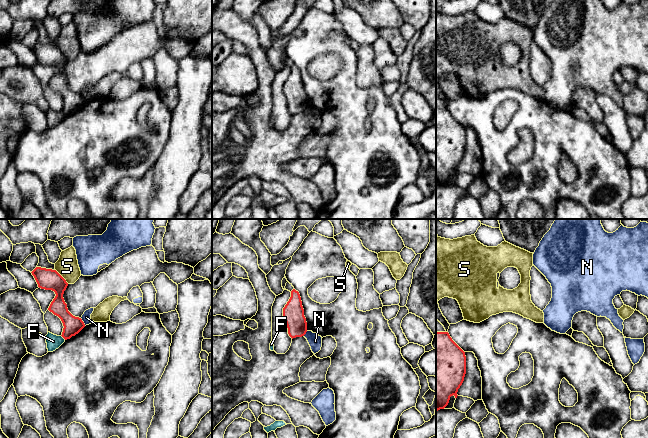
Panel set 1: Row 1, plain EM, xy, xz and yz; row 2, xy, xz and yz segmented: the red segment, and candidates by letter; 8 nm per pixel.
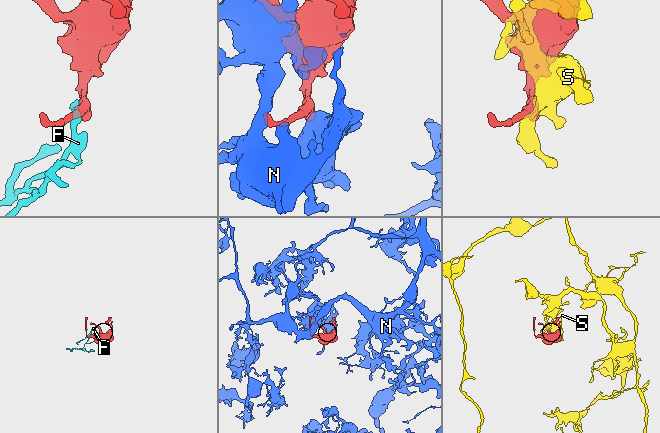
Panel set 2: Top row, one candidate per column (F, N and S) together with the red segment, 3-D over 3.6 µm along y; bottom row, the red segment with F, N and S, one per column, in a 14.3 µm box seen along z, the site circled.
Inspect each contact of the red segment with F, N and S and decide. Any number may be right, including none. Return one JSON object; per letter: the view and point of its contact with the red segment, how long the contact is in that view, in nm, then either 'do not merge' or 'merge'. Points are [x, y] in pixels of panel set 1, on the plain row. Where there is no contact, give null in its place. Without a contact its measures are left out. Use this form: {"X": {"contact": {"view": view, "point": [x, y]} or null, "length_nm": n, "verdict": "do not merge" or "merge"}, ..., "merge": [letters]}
{"F": {"contact": {"view": "xy", "point": [63, 113]}, "length_nm": 50, "verdict": "do not merge"}, "N": {"contact": {"view": "xy", "point": [83, 98]}, "length_nm": 80, "verdict": "do not merge"}, "S": {"contact": {"view": "xy", "point": [61, 52]}, "length_nm": 160, "verdict": "do not merge"}, "merge": []}

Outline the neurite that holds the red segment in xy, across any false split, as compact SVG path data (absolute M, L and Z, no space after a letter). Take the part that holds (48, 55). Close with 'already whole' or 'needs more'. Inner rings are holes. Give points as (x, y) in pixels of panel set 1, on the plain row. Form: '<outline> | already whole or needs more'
M36 43L31 49L39 64L52 66L56 70L48 86L61 95L64 102L61 112L67 116L78 110L85 103L85 100L81 94L73 92L68 87L63 74L64 67L68 62L66 56L52 45Z | already whole

